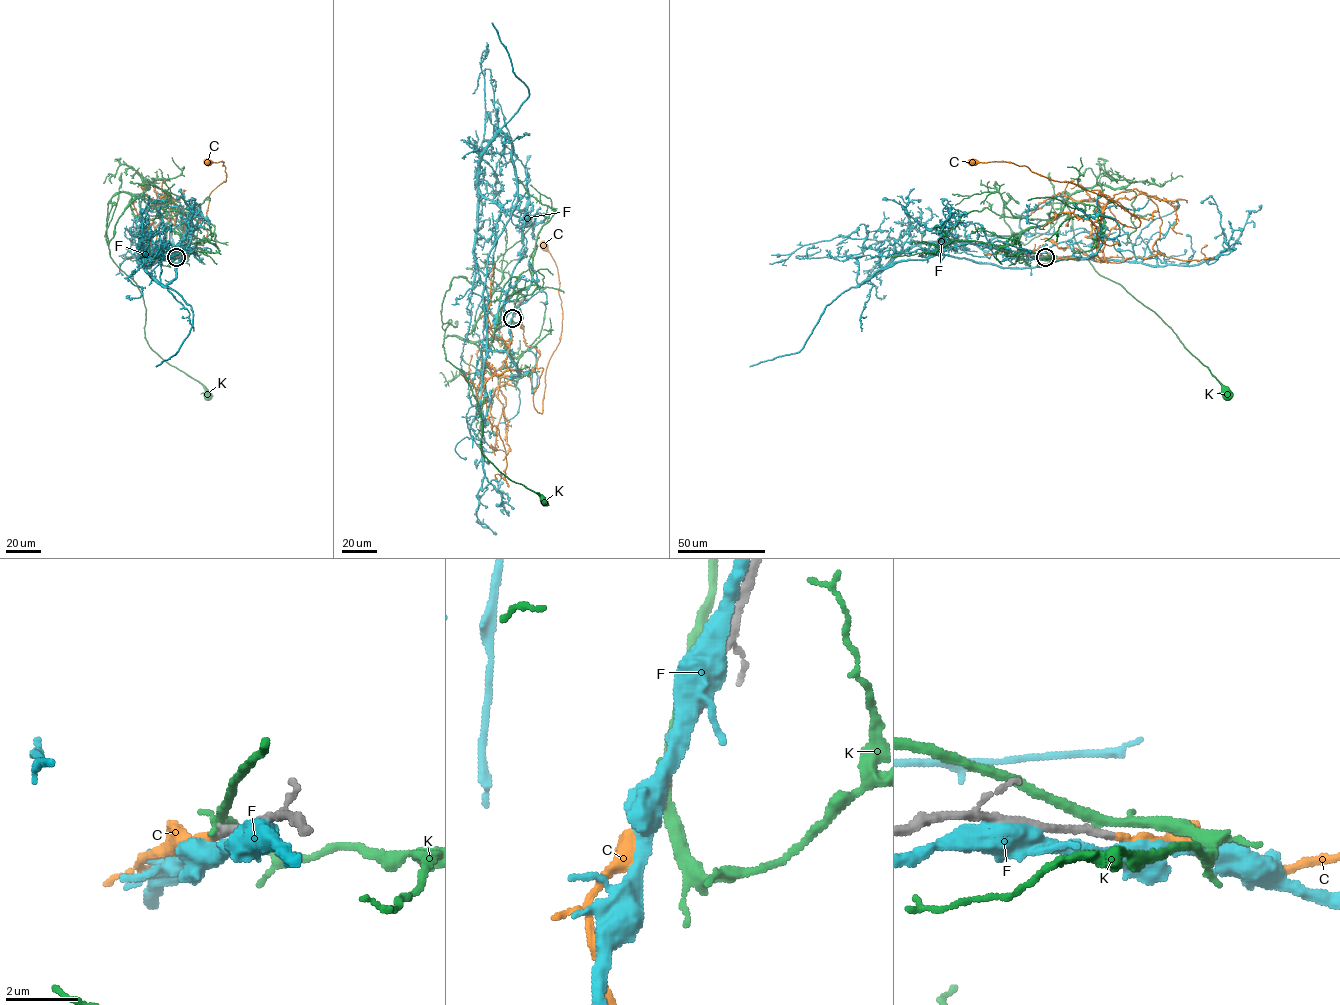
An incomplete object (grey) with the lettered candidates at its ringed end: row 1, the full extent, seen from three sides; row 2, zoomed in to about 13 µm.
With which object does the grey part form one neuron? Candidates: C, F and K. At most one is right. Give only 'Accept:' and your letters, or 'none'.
Accept: C

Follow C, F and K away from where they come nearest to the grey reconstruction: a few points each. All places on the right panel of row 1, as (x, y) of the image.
C: (1045, 257), (1092, 257), (1102, 214), (1134, 227), (1140, 220), (1100, 195), (1026, 166), (973, 162)
F: (1045, 257), (1078, 258), (1015, 268), (945, 255), (894, 261), (826, 306), (799, 351), (749, 366)
K: (1044, 257), (1019, 251), (1019, 236), (1055, 216), (1065, 192), (1076, 244), (1095, 270), (1153, 310), (1226, 395)

